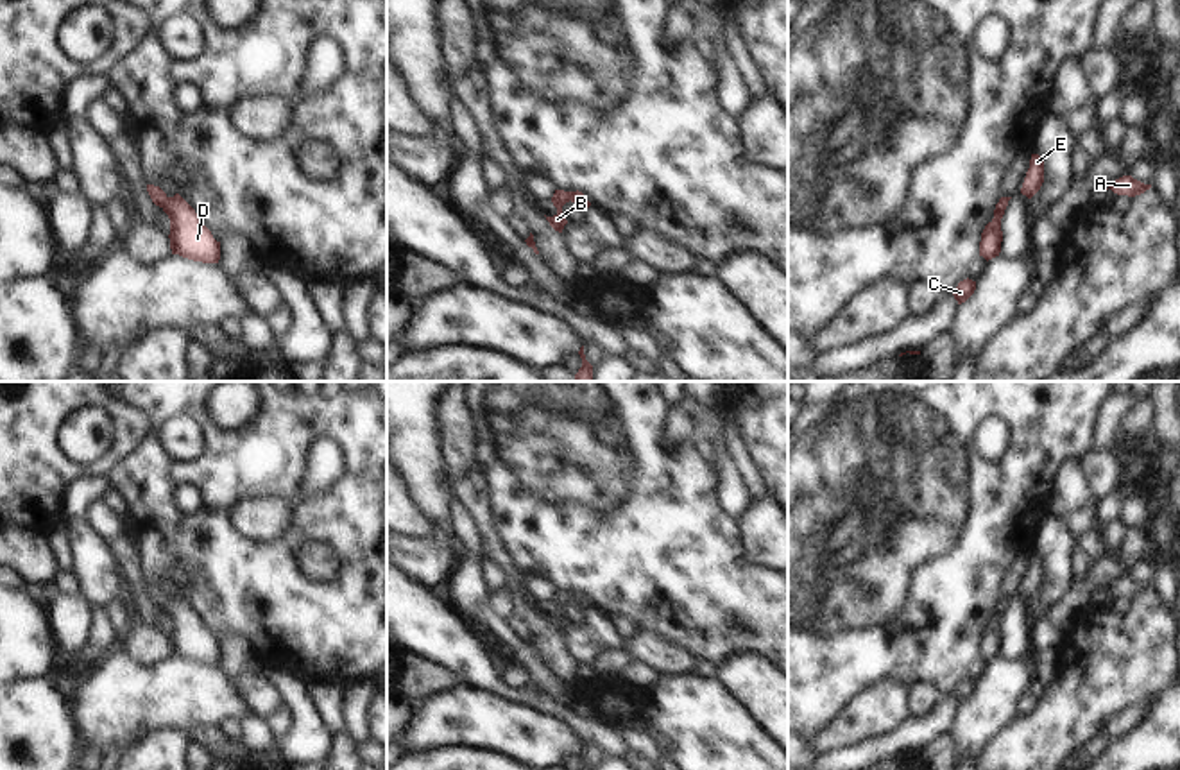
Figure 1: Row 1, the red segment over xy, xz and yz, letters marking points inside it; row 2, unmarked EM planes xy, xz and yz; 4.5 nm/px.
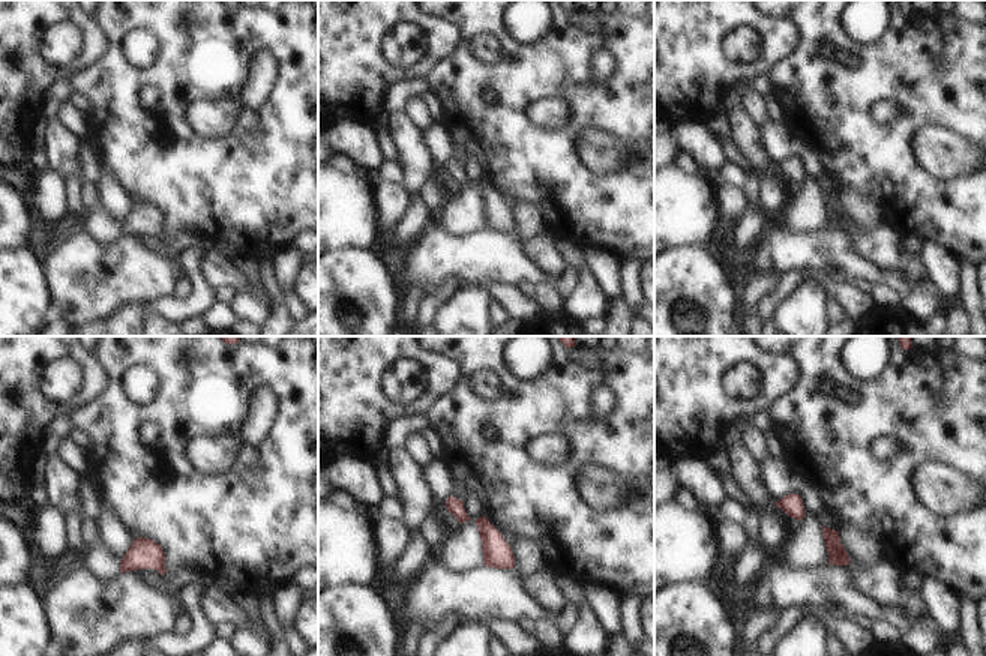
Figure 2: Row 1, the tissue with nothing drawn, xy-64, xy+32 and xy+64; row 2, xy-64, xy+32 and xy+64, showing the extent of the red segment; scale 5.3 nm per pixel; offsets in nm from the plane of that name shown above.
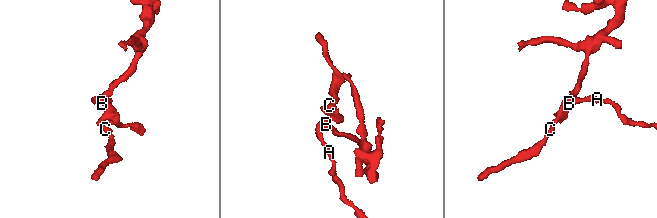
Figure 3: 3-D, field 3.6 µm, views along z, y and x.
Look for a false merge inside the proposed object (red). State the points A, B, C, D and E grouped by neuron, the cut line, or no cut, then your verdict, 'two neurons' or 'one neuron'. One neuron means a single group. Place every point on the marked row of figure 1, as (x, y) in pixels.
A B C D E | no cut | one neuron

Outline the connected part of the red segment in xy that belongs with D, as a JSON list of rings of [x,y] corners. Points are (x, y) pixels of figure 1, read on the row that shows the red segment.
[[[147,184],[147,192],[156,206],[170,218],[170,249],[183,258],[218,263],[220,242],[202,224],[195,210],[179,195],[168,197],[159,186]]]

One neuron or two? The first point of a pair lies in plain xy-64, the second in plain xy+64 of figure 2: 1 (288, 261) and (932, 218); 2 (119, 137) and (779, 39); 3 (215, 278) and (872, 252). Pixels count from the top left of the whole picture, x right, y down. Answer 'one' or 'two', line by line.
1: two
2: two
3: one

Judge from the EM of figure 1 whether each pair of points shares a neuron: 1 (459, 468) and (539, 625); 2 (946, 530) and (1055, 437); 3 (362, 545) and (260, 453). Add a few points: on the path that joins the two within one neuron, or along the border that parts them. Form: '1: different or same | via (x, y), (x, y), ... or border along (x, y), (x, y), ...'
1: same | via (477, 507), (493, 548), (513, 573), (513, 586)
2: same | via (974, 518), (982, 516), (1030, 466)
3: same | via (335, 520), (317, 520), (290, 493), (283, 480)

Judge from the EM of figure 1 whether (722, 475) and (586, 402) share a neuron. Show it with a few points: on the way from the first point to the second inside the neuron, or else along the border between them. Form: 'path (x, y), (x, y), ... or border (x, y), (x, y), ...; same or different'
border (713, 471), (717, 505), (724, 513); different

